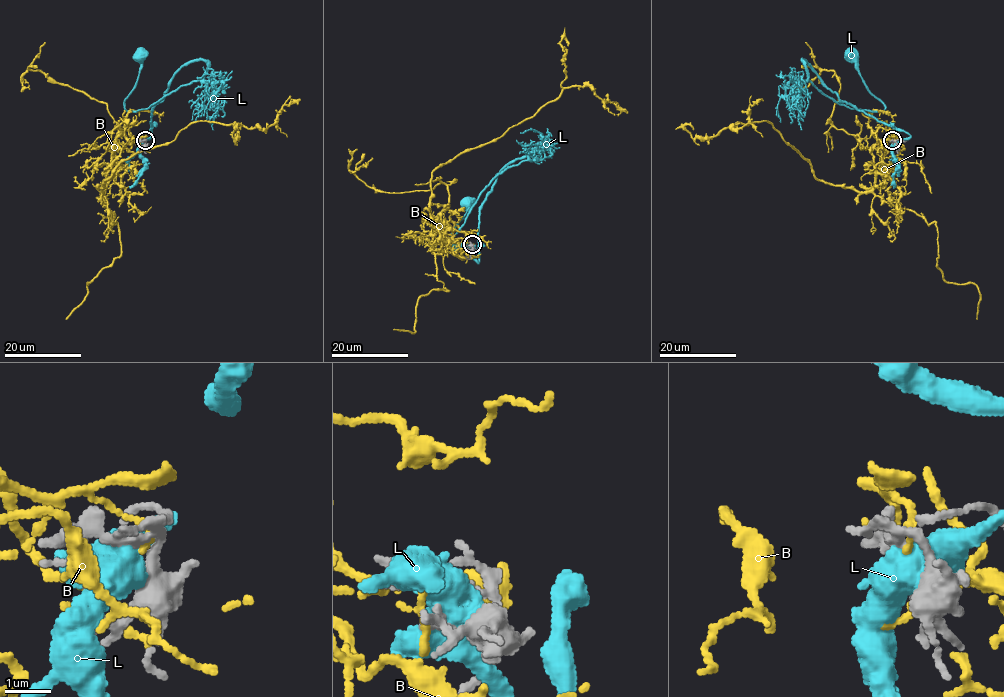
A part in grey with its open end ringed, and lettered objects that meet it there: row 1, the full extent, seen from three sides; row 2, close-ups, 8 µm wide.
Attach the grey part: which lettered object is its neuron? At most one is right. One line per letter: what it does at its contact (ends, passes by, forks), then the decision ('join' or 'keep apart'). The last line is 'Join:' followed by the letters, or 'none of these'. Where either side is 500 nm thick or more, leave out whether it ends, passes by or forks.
B: it ends | keep apart
L: keep apart
Join: none of these

